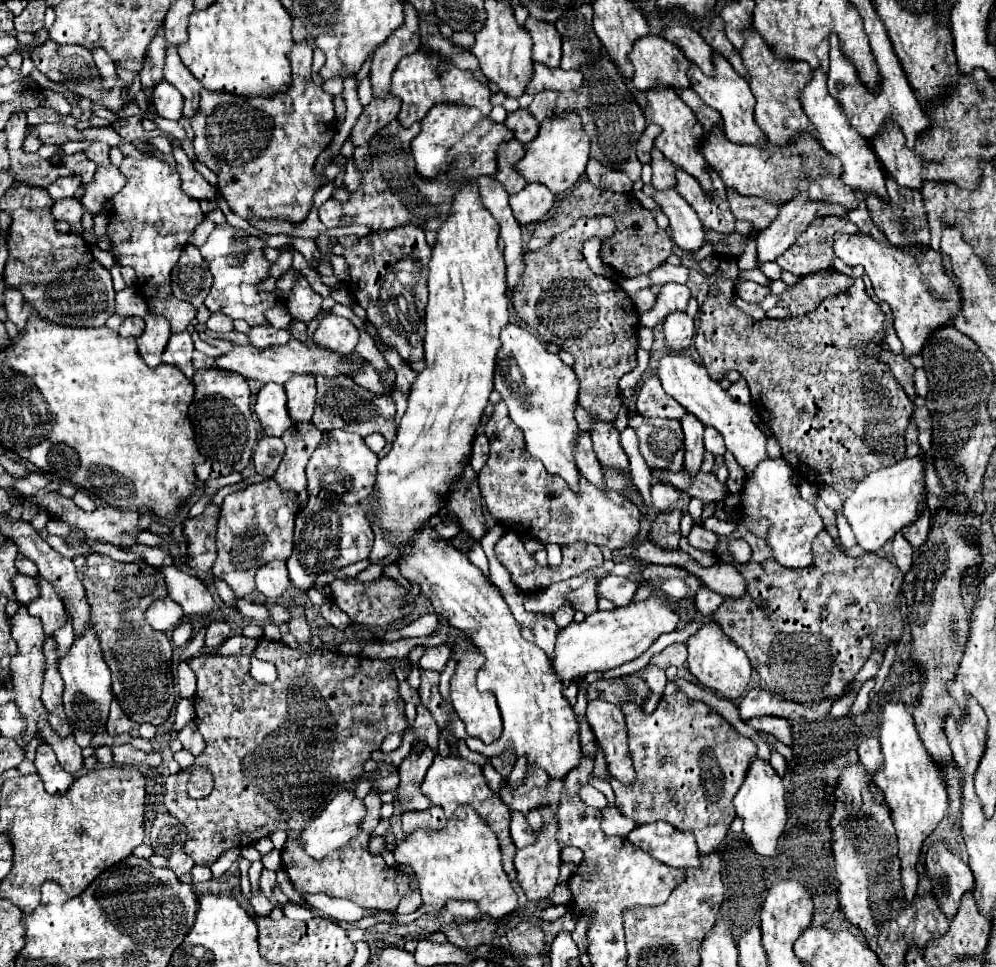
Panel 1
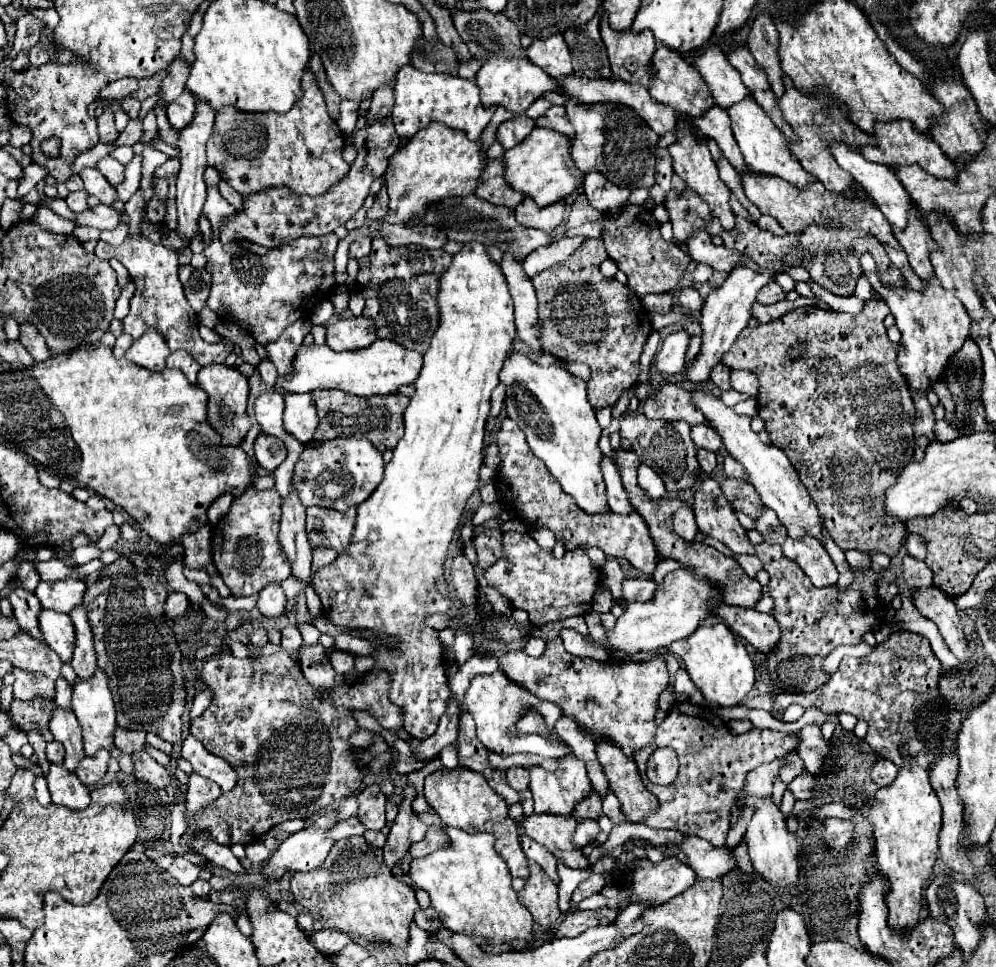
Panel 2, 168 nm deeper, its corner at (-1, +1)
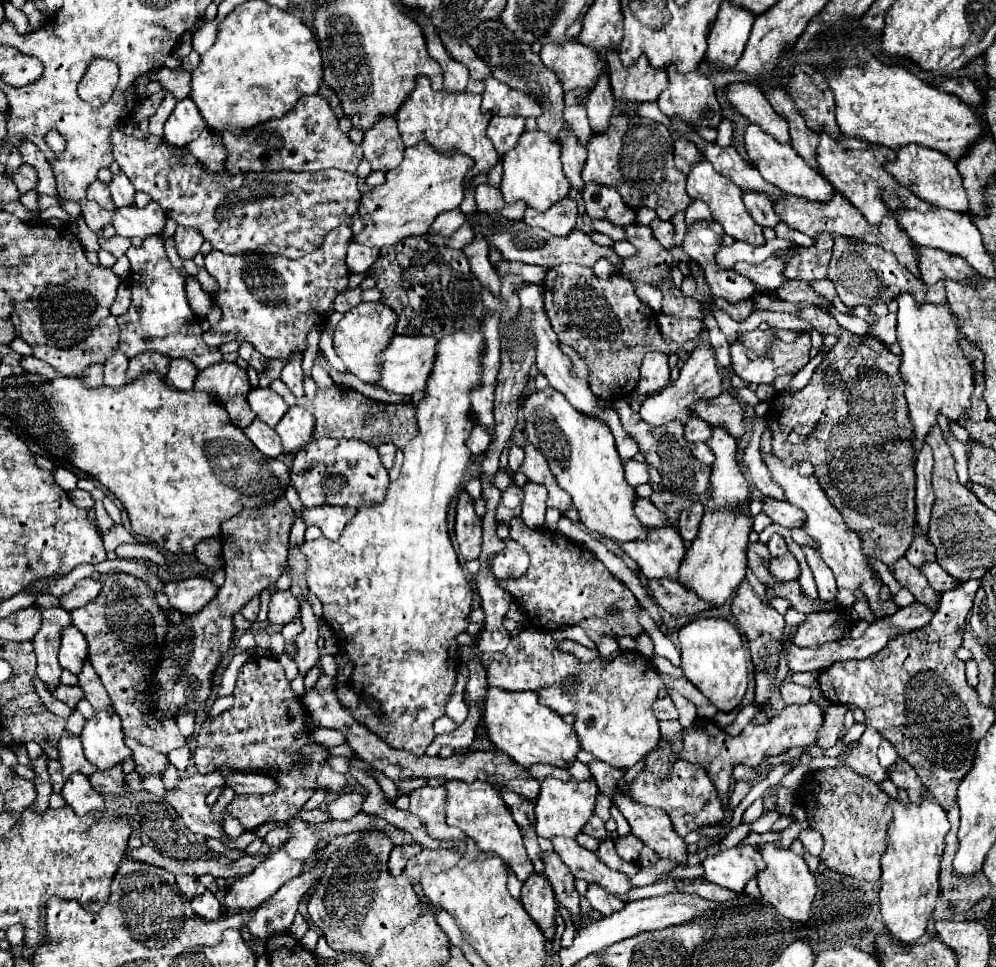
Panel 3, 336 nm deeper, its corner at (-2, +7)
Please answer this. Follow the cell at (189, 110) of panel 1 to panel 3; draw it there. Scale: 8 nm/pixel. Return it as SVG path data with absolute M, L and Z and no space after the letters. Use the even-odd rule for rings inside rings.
M183 225L177 227L175 247L177 247L177 253L181 259L193 259L195 253L199 251L201 243L203 243L203 237L201 237L201 233L197 233L197 229L189 229Z

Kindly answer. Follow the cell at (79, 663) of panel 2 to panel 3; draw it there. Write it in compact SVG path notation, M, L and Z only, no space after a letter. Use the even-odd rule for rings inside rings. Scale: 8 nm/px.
M85 661L81 673L79 673L79 687L85 691L85 697L89 699L89 703L95 709L107 709L111 705L105 687L101 685L101 679L97 677L95 669L89 665L89 661Z

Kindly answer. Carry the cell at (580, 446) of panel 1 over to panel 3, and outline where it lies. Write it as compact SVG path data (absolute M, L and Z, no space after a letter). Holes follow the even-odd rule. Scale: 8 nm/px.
M637 497L635 503L633 503L633 509L635 509L635 515L637 519L647 525L647 527L657 527L657 525L671 525L669 519L657 511L657 507L653 507L653 503L649 499L643 499L643 497Z

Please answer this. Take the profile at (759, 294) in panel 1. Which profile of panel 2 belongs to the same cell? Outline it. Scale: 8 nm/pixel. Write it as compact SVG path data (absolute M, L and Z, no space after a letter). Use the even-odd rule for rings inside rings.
M770 281L768 285L764 285L762 291L756 295L756 301L762 305L772 305L782 299L786 299L786 291L776 281Z

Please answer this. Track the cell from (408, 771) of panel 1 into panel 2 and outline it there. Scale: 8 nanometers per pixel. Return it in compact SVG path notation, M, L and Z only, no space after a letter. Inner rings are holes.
M406 787L404 789L404 803L400 805L398 817L388 833L386 845L382 847L384 861L390 869L402 861L402 857L408 853L412 843L422 841L426 835L428 827L414 815L414 809L412 809L414 797L416 797L414 787Z

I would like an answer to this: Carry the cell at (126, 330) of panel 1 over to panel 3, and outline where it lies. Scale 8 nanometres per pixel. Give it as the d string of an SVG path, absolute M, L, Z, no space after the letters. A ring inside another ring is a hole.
M119 347L113 351L113 357L109 357L109 361L105 363L105 379L103 385L111 385L111 387L121 387L125 385L125 371L127 371L127 359L125 353L119 351Z

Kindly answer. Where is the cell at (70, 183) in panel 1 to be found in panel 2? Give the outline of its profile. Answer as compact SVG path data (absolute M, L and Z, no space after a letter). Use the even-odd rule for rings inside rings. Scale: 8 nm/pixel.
M86 191L70 193L70 195L68 195L68 199L66 199L66 205L68 205L74 213L82 213L82 211L86 211L86 209L88 209L86 199L88 199L88 193L86 193Z

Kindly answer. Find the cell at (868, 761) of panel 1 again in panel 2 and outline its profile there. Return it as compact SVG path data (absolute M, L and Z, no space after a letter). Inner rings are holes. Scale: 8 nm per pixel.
M876 759L874 767L872 767L872 779L880 785L880 787L886 787L892 783L892 779L898 777L898 767L888 761L888 759Z

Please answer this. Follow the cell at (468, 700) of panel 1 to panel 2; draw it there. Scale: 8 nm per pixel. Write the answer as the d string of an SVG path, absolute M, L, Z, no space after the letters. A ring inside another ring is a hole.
M496 671L494 675L478 675L472 683L470 689L466 691L464 697L464 709L474 717L476 727L478 727L478 739L484 743L484 747L492 753L500 753L500 755L514 755L515 753L530 753L540 755L540 757L556 757L562 759L566 755L570 755L570 749L566 743L554 741L550 737L554 723L562 717L560 715L560 707L556 707L550 701L542 701L538 697L534 697L530 691L518 687L516 683L512 683L502 671ZM528 711L536 711L538 715L542 715L542 719L548 725L548 735L520 735L516 731L516 723L520 721L520 717Z

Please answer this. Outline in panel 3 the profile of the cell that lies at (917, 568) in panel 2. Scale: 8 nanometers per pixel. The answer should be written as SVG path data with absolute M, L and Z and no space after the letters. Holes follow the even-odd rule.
M935 561L933 563L925 563L923 567L921 567L921 573L927 577L927 581L929 581L929 585L933 587L933 589L937 589L937 591L949 591L949 589L955 589L957 585L959 585L959 581L955 581L953 577L949 577L949 573L945 573L943 569L941 569L941 565L937 565Z

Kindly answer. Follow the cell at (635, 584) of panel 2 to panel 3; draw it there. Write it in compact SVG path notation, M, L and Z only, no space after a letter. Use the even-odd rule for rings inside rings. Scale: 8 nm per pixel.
M649 579L647 591L651 599L657 601L657 605L673 617L687 617L709 609L707 603L703 603L691 591L671 579Z

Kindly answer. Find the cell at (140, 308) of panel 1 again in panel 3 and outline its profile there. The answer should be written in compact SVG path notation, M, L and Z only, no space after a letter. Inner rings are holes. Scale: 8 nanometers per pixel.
M109 315L97 329L93 331L91 339L61 351L57 347L37 345L33 347L33 357L47 361L57 373L61 375L83 375L87 365L91 363L105 363L111 355L111 349L119 343L119 327L113 315Z

